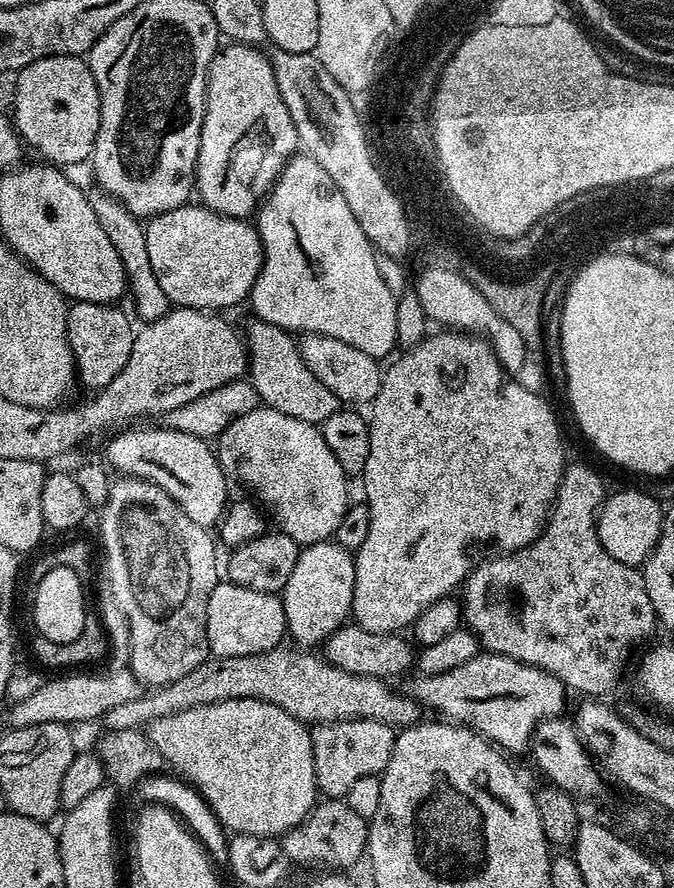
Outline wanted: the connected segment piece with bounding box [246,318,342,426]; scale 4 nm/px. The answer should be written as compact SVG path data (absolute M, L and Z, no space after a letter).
M252 318L246 331L248 346L247 375L252 381L254 390L258 390L261 401L267 407L278 410L282 414L290 414L290 418L298 418L307 424L321 425L330 414L339 412L342 402L318 378L314 378L310 366L300 353L299 343L293 333L268 324L265 320Z

